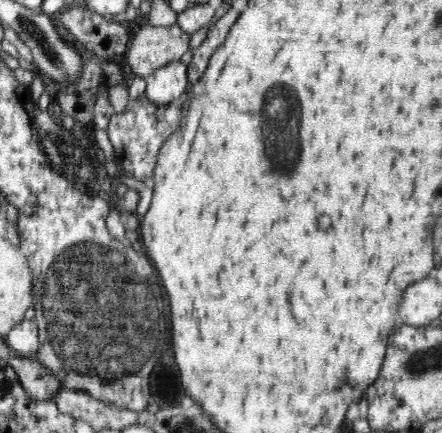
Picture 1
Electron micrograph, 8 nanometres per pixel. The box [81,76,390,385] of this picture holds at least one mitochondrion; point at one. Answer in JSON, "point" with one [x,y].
{"point":[276,97]}

